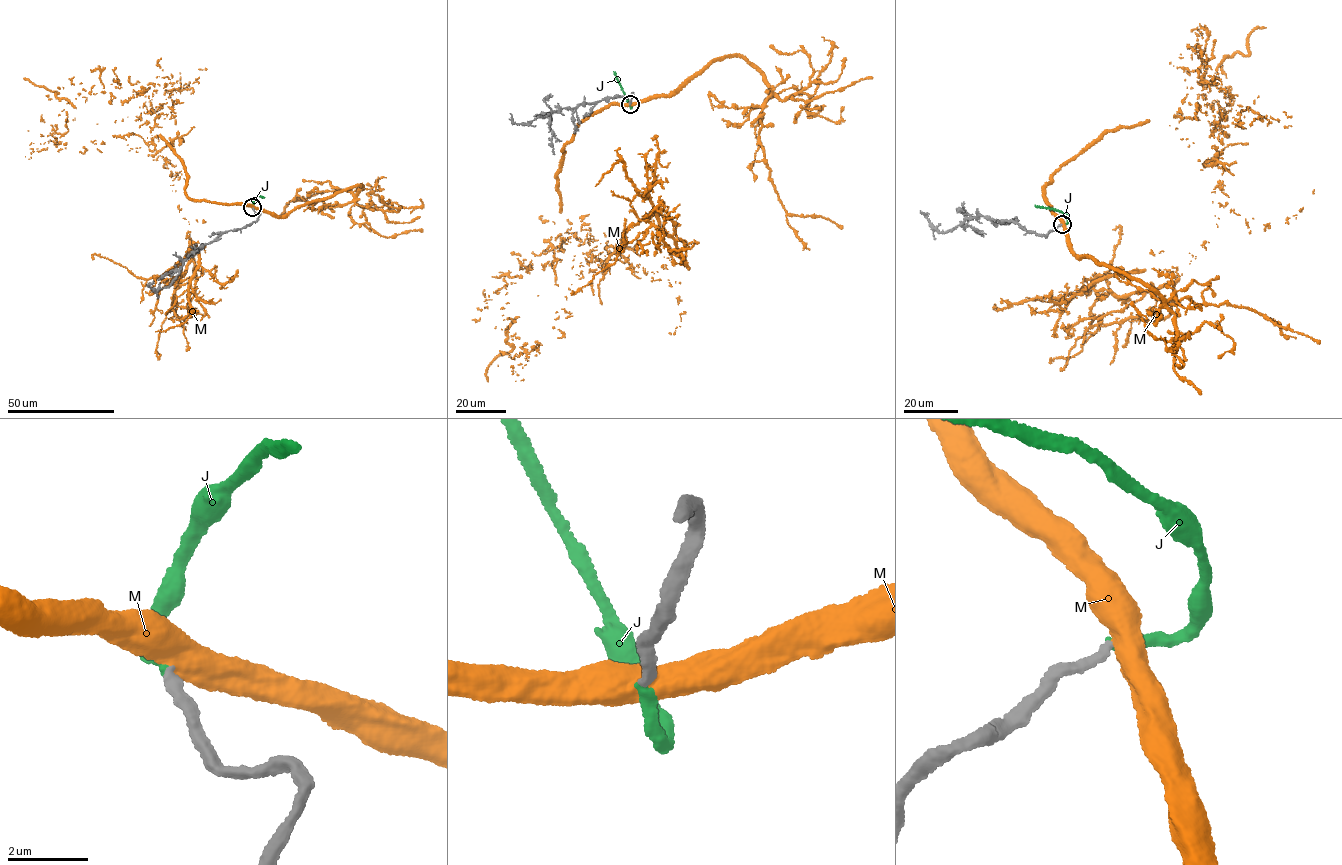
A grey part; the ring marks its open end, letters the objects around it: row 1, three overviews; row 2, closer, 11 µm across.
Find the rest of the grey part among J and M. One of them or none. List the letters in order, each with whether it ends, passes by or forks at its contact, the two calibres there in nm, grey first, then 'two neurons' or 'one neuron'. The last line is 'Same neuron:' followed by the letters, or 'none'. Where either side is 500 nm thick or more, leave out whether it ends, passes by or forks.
J: it ends there; 260 nm thick on the grey side, 260 nm on the other; one neuron
M: 240 nm thick on the grey side, 550 nm on the other; two neurons
Same neuron: J

